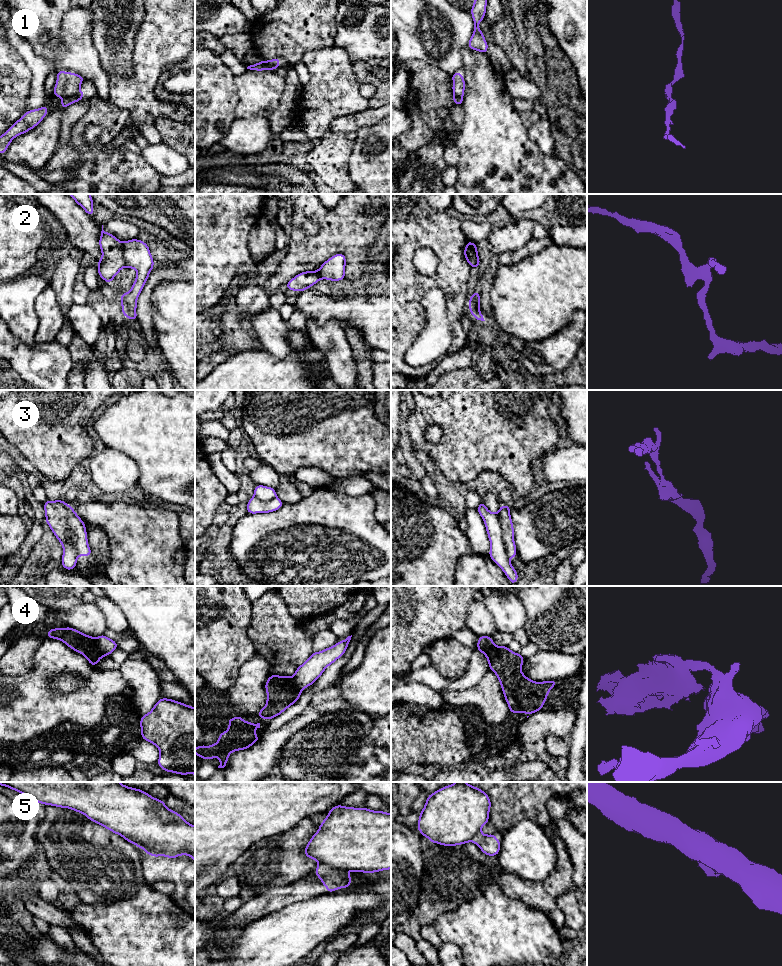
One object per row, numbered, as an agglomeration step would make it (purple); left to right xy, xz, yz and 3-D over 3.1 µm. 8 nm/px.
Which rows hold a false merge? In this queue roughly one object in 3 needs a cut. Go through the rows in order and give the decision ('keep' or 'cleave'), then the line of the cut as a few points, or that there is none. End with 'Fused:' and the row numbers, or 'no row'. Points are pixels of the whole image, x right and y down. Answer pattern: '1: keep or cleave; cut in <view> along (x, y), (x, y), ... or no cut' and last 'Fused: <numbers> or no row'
1: cleave; cut in xy along (79, 90), (74, 95), (63, 98)
2: cleave; cut in xy along (122, 242), (122, 255), (126, 266)
3: cleave; cut in yz along (496, 513), (501, 528), (501, 539), (508, 558)
4: cleave; cut in xy along (95, 638), (99, 650), (104, 655)
5: cleave; cut in xy along (146, 849), (175, 856)
Fused: 1, 2, 3, 4, 5

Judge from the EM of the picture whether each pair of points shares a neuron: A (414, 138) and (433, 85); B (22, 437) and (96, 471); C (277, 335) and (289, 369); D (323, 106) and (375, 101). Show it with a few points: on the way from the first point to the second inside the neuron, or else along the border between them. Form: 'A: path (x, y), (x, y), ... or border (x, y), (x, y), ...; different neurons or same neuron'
A: path (424, 125), (425, 98); same neuron
B: border (94, 452), (89, 458); different neurons
C: border (263, 348), (279, 358), (285, 358), (296, 351); different neurons
D: border (367, 99), (369, 107); different neurons

